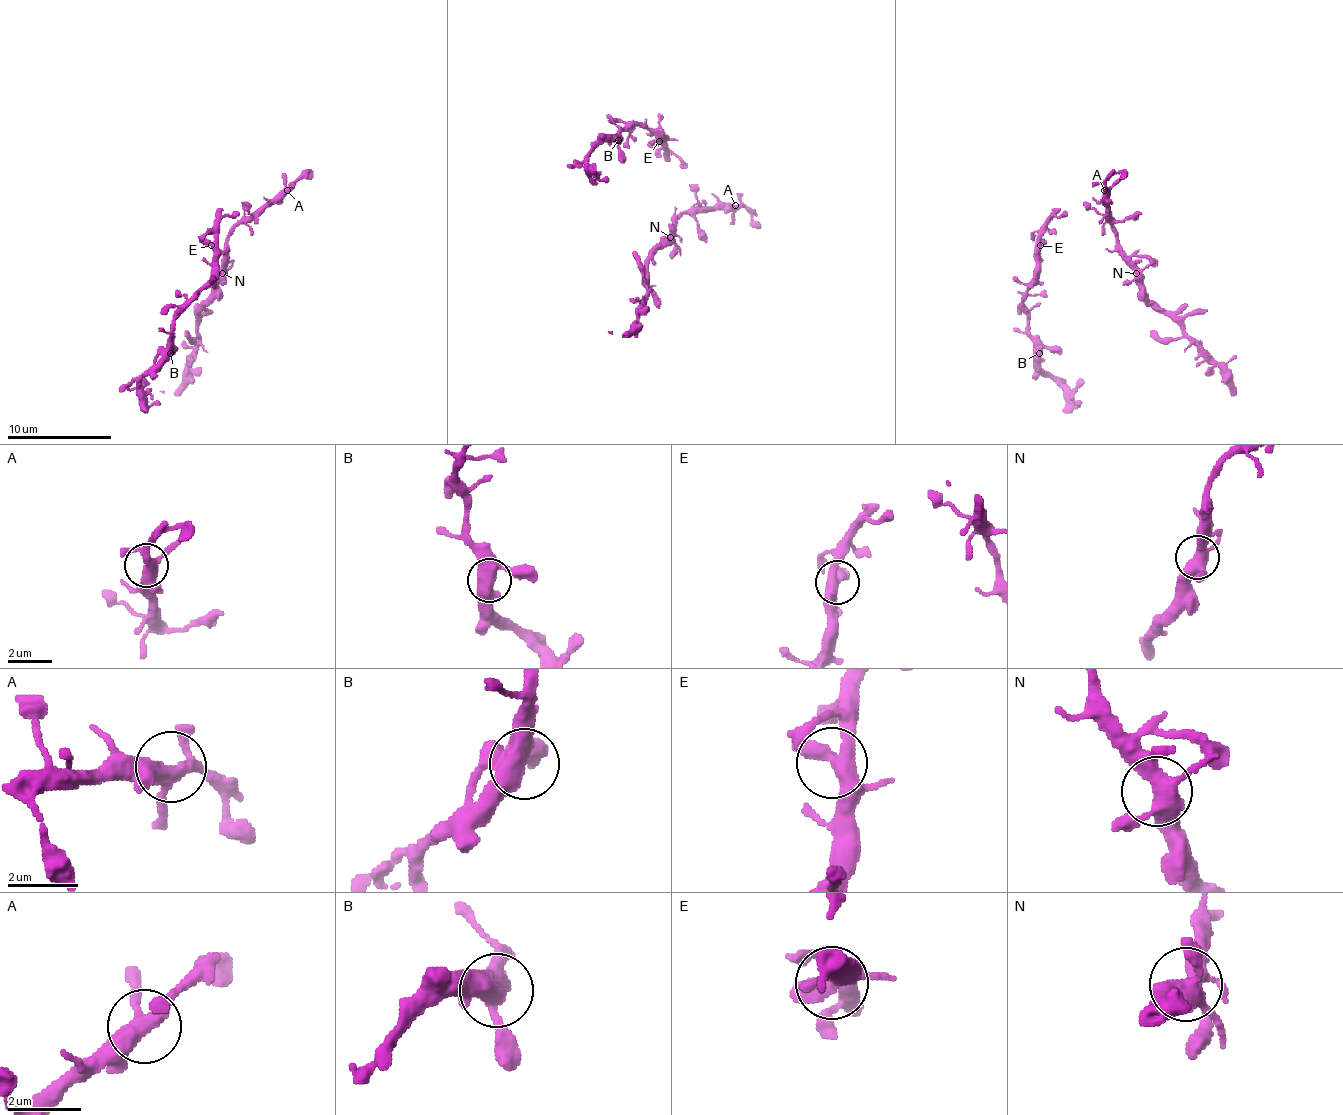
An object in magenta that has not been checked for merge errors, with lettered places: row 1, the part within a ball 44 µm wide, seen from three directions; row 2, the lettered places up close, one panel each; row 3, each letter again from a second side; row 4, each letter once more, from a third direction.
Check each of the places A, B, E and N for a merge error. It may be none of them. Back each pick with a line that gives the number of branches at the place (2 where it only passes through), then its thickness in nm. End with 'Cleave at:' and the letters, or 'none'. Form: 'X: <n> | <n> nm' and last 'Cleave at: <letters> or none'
Cleave at: none

